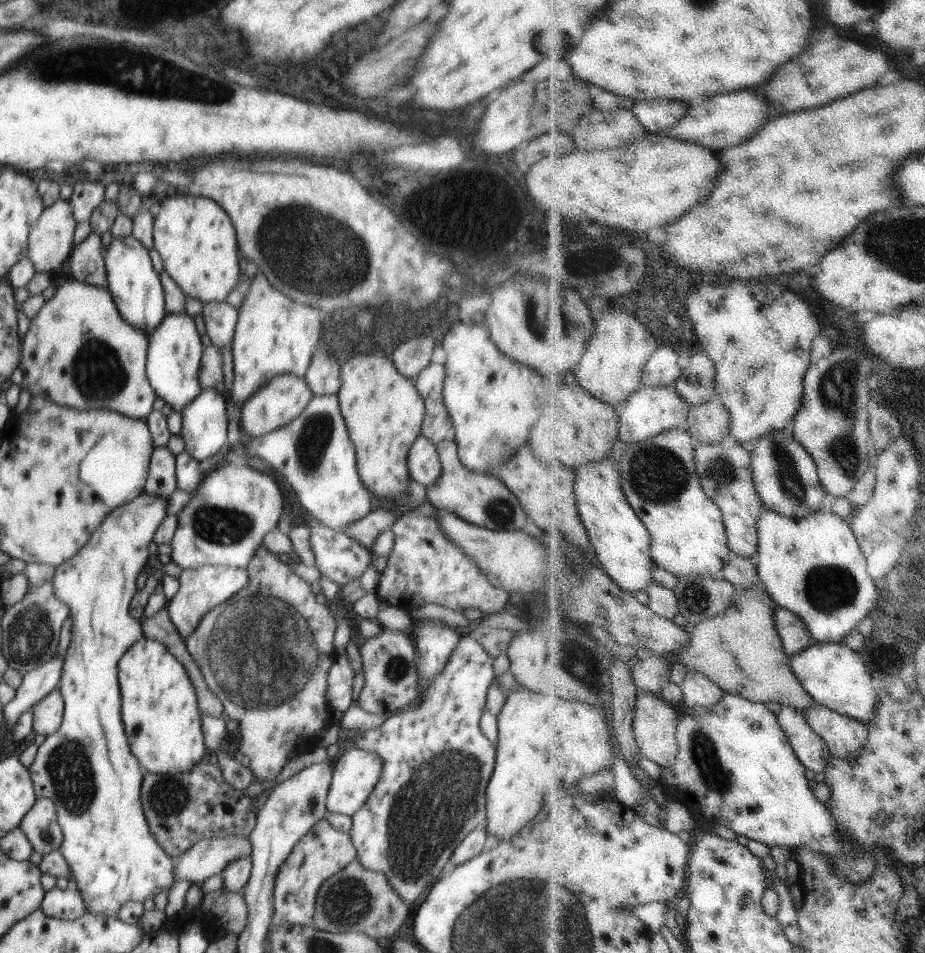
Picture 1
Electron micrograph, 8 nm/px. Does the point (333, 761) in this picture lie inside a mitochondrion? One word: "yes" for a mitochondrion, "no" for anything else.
no

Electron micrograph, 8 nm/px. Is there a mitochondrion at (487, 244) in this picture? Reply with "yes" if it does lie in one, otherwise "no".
no

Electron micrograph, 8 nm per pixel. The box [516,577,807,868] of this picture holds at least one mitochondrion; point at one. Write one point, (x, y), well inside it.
(703, 754)

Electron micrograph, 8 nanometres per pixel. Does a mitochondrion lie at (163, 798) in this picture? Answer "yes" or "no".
yes

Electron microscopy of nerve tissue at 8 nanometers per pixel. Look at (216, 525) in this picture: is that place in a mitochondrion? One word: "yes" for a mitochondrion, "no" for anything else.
yes

